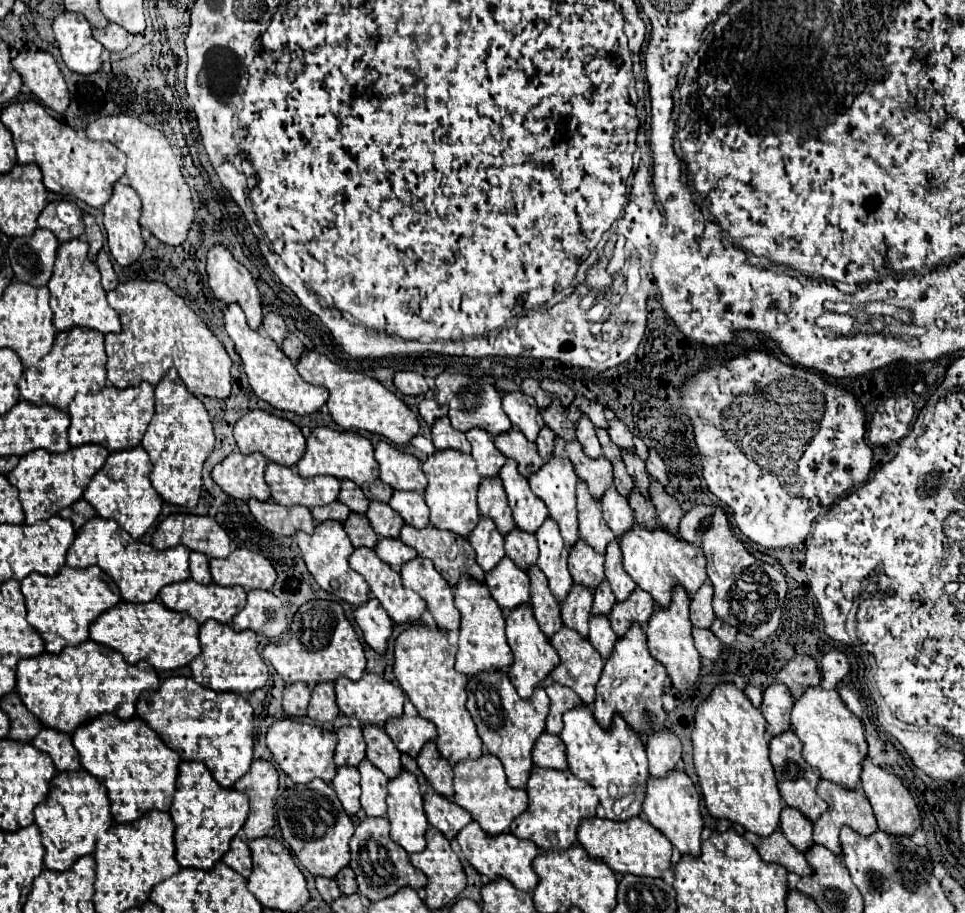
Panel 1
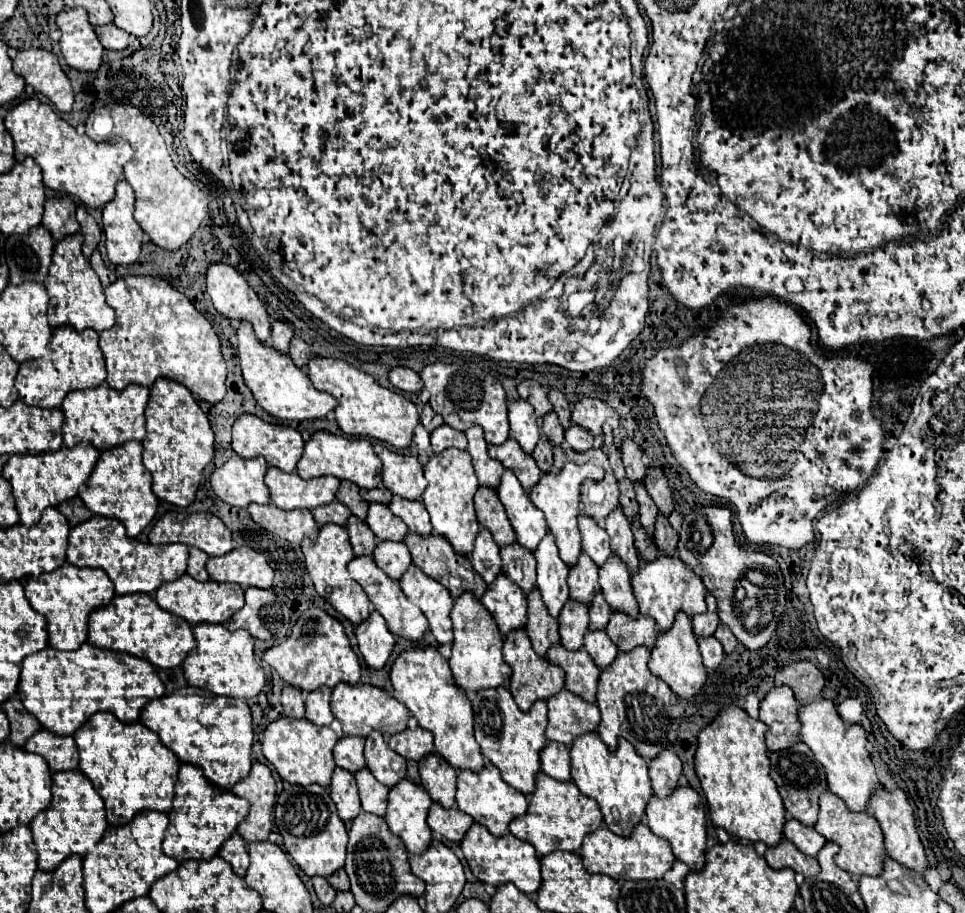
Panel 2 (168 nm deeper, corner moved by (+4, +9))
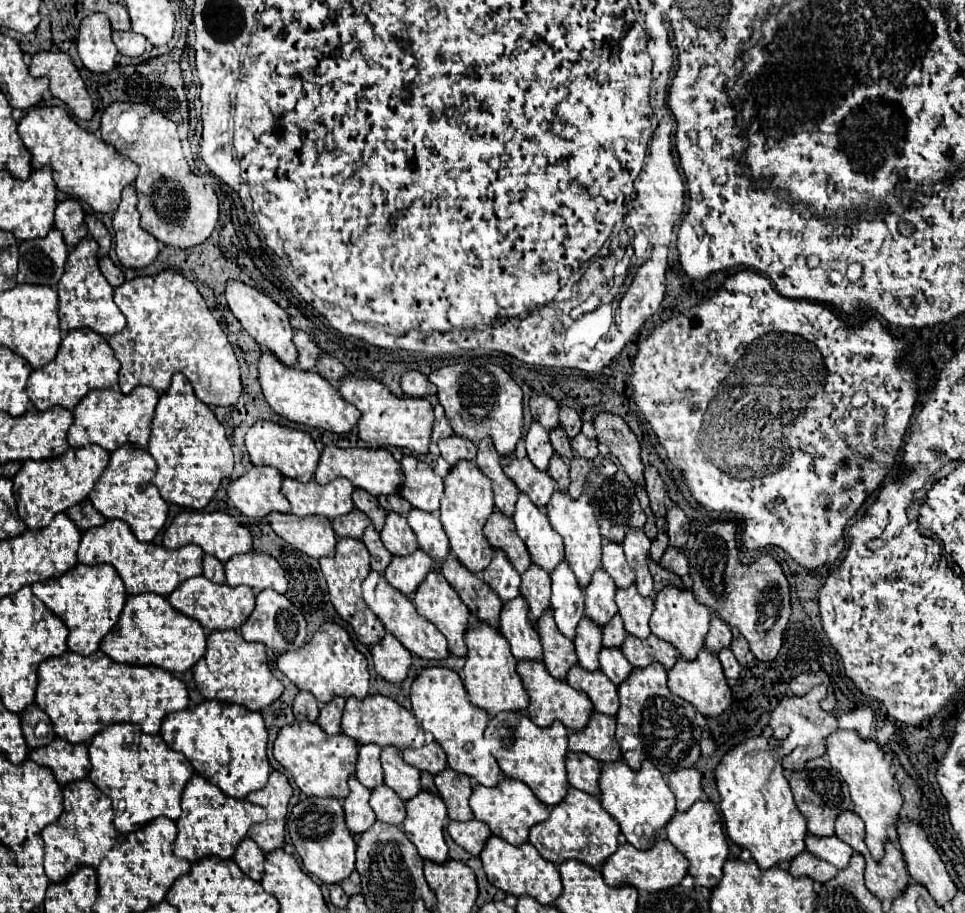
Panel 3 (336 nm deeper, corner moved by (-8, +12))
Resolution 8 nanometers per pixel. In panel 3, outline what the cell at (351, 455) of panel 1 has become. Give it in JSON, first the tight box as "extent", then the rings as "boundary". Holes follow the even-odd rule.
{"extent":[314,445,404,497],"boundary":[[[326,445],[322,451],[322,457],[320,457],[314,481],[320,485],[326,485],[338,477],[346,477],[354,487],[360,487],[360,489],[372,493],[374,497],[398,493],[402,487],[402,481],[404,481],[400,463],[386,449],[360,449],[360,447],[340,449],[336,445]]]}

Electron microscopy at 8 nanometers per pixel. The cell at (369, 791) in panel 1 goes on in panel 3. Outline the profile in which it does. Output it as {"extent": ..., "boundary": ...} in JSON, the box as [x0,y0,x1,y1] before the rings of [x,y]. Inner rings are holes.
{"extent":[370,785,406,827],"boundary":[[[380,785],[372,791],[370,807],[374,809],[378,821],[388,823],[388,825],[396,825],[396,827],[402,825],[404,815],[406,815],[404,801],[392,789],[388,789],[386,785]]]}

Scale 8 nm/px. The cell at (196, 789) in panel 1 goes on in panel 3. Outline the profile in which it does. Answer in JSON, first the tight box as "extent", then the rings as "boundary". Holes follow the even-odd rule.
{"extent":[172,775,266,863],"boundary":[[[194,775],[182,791],[182,815],[176,821],[178,837],[172,845],[172,851],[176,857],[188,859],[190,863],[210,855],[216,855],[220,859],[230,859],[236,847],[240,845],[240,841],[246,837],[248,829],[264,819],[266,819],[264,807],[232,799],[224,795],[218,787],[208,783],[204,777]]]}

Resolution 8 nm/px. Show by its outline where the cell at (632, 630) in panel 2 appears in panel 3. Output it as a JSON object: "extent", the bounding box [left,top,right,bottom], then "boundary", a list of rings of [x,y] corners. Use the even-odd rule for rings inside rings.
{"extent":[620,635,680,671],"boundary":[[[628,635],[624,641],[624,647],[620,651],[638,669],[648,667],[658,661],[664,665],[666,671],[670,671],[680,657],[670,643],[656,639],[654,635],[650,635],[648,639],[634,639],[632,635]]]}

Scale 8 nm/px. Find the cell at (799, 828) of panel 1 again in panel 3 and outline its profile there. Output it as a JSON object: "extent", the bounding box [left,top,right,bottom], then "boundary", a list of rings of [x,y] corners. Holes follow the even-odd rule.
{"extent":[806,835,854,869],"boundary":[[[808,835],[806,837],[806,849],[818,857],[818,859],[824,859],[832,865],[836,865],[838,869],[844,869],[848,867],[850,863],[850,857],[854,855],[852,847],[848,847],[844,841],[840,841],[836,835],[832,837],[814,837],[814,835]]]}

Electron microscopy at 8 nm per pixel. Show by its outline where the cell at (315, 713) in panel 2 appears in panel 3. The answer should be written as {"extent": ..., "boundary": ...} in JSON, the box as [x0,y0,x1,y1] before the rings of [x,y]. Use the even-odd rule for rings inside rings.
{"extent":[318,697,346,735],"boundary":[[[336,697],[330,703],[322,705],[320,709],[320,717],[318,717],[318,725],[322,727],[322,731],[326,731],[328,735],[338,735],[340,733],[340,719],[342,719],[342,711],[344,711],[344,703],[346,699]]]}

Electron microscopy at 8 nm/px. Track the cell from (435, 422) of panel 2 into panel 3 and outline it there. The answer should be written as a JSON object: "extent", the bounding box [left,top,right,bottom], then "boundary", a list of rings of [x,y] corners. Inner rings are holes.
{"extent":[432,417,452,441],"boundary":[[[442,417],[440,421],[434,423],[434,431],[432,431],[432,441],[438,441],[438,439],[444,439],[444,437],[450,437],[452,435],[452,427],[448,423],[446,417]]]}

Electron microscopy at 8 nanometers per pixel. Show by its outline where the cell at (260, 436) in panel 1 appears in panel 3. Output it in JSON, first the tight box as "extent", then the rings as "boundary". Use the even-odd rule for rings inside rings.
{"extent":[246,421,320,481],"boundary":[[[258,421],[256,425],[250,427],[246,433],[246,449],[250,455],[250,461],[256,467],[276,467],[284,477],[292,477],[296,481],[310,481],[314,477],[314,471],[320,461],[320,451],[316,449],[314,439],[298,429],[292,427],[282,427],[272,421]]]}

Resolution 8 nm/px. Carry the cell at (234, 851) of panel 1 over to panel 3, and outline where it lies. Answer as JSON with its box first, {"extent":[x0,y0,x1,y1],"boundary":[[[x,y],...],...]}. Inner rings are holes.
{"extent":[232,837,264,881],"boundary":[[[246,837],[238,845],[238,849],[236,849],[236,853],[234,853],[232,859],[236,861],[236,865],[250,879],[254,879],[254,881],[262,879],[262,875],[264,875],[264,851],[260,851],[260,847],[250,837]]]}

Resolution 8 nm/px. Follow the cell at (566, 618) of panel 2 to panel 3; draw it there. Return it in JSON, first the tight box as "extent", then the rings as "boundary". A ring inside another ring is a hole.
{"extent":[576,617,602,671],"boundary":[[[584,617],[576,629],[576,655],[580,661],[580,667],[586,667],[586,671],[596,671],[598,665],[598,653],[602,649],[602,629],[594,623],[588,623]]]}

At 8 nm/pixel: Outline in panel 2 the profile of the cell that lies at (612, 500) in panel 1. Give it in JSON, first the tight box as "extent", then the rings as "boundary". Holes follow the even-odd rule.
{"extent":[604,508,638,572],"boundary":[[[622,508],[612,510],[612,514],[608,514],[608,518],[604,518],[604,528],[610,534],[610,544],[612,550],[628,564],[628,568],[634,572],[638,566],[638,558],[636,558],[636,548],[634,548],[634,534],[630,528],[628,518],[624,516]]]}

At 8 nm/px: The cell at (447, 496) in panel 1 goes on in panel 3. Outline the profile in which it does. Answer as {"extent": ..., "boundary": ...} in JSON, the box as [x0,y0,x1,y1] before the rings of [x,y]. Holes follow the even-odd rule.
{"extent":[440,461,494,573],"boundary":[[[460,461],[456,467],[450,469],[450,473],[444,479],[444,501],[440,507],[440,521],[442,527],[450,539],[450,551],[468,571],[480,573],[484,567],[488,567],[492,559],[492,547],[484,539],[484,525],[494,511],[494,493],[492,483],[484,473],[480,473],[478,465],[474,461]]]}

